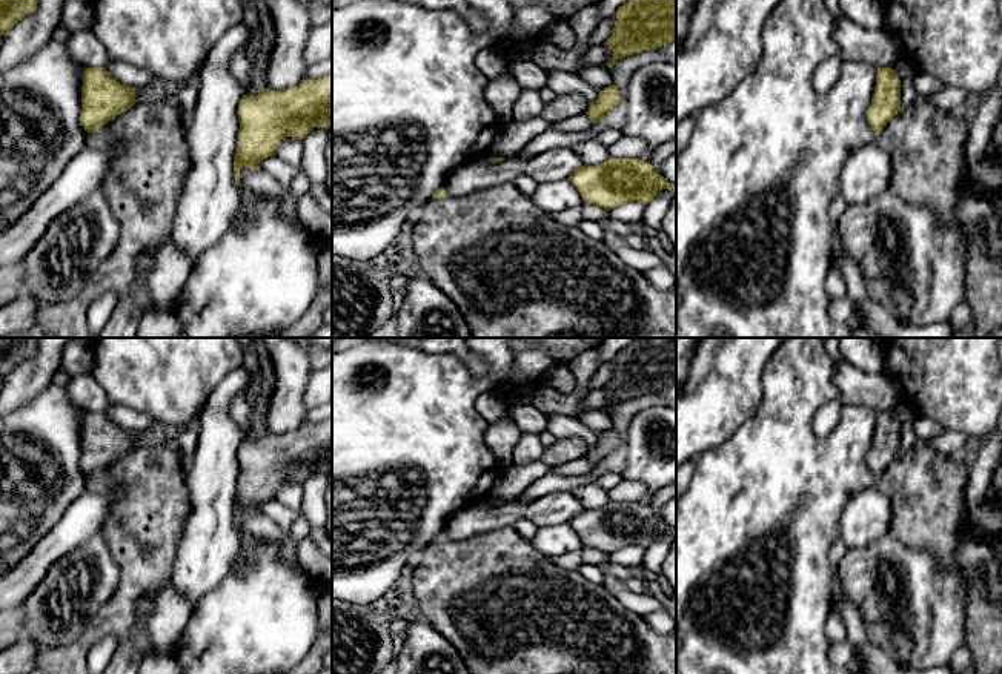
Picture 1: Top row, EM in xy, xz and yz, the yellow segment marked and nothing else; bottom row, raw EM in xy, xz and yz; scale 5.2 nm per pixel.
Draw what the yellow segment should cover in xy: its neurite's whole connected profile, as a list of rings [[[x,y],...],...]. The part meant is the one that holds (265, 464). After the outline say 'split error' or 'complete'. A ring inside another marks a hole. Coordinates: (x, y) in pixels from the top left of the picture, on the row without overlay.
[[[332,419],[283,434],[243,439],[237,459],[234,517],[235,528],[241,531],[240,513],[261,514],[260,505],[277,499],[286,481],[303,484],[314,471],[332,471]]]; complete

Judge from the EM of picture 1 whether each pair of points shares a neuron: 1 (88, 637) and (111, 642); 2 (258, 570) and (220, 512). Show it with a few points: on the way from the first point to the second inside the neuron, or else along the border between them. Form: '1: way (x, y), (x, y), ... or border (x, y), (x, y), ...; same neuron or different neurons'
1: border (119, 637), (106, 634), (85, 657); different neurons
2: border (235, 556), (229, 571), (214, 587); different neurons

